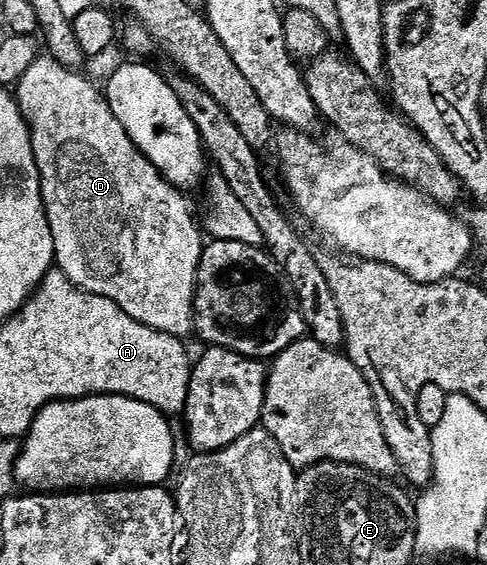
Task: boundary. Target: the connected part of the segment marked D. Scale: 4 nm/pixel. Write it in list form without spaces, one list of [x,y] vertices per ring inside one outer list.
[[[41,56],[32,64],[29,72],[25,72],[25,76],[21,76],[21,80],[17,84],[19,111],[23,113],[23,118],[31,129],[33,152],[41,176],[43,203],[49,220],[49,228],[53,232],[55,266],[62,270],[65,277],[80,290],[113,300],[124,312],[133,316],[133,320],[145,324],[157,332],[172,334],[174,338],[182,340],[186,339],[186,334],[195,330],[195,285],[205,238],[199,235],[199,226],[195,223],[194,216],[187,211],[186,204],[178,198],[180,195],[177,193],[176,187],[163,179],[158,168],[142,154],[137,148],[137,144],[133,144],[133,140],[125,132],[121,120],[117,120],[117,116],[113,116],[113,108],[107,102],[106,93],[100,87],[98,90],[85,75],[79,73],[83,72],[58,62],[56,58]]]

